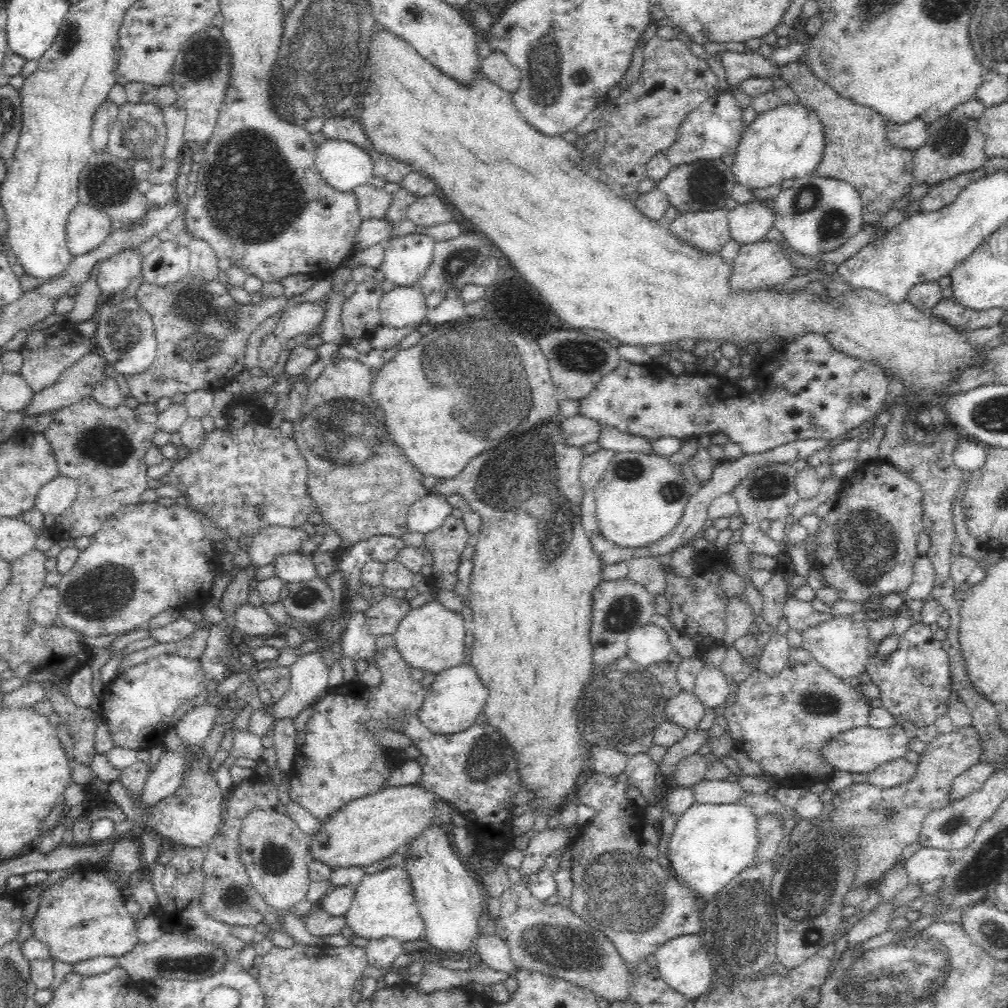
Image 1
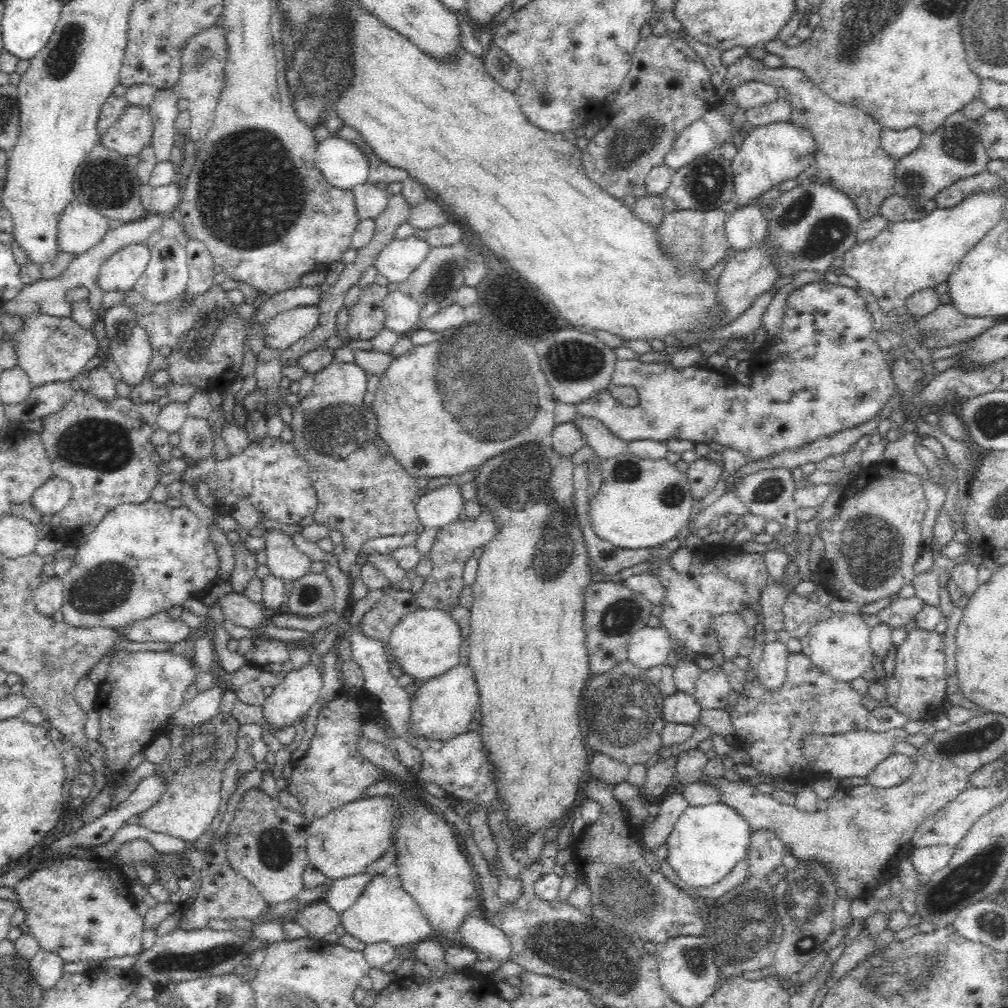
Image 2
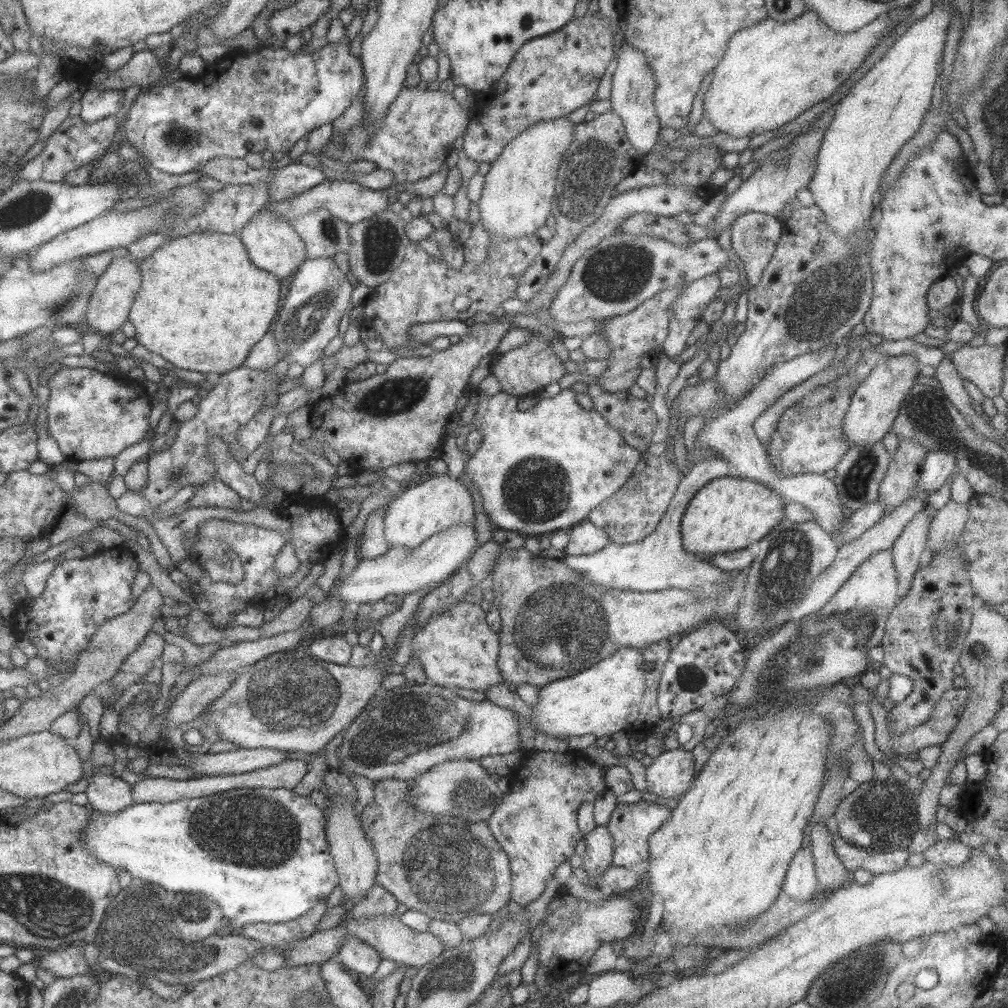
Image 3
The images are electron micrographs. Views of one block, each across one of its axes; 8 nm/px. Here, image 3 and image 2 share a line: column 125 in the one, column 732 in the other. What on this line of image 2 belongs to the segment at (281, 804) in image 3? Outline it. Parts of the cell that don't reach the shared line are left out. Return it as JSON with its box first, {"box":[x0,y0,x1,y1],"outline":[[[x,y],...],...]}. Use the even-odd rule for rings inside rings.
{"box":[666,801,753,891],"outline":[[[722,801],[704,806],[688,806],[666,840],[667,861],[692,891],[708,888],[726,878],[747,858],[753,831],[750,823],[736,809]]]}

